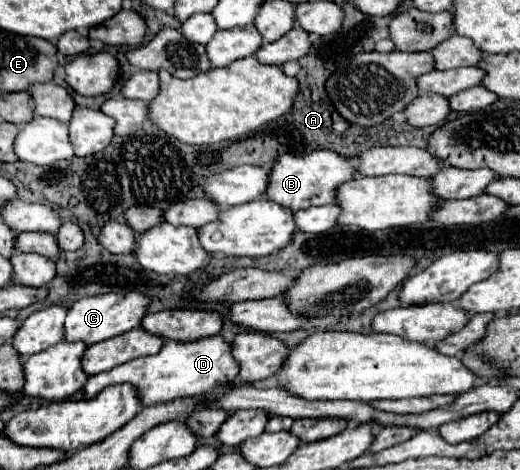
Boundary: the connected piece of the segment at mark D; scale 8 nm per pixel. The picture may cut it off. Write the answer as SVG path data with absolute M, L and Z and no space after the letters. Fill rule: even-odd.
M209 336L197 342L165 340L163 348L155 356L129 360L117 368L99 372L97 376L89 376L83 388L83 398L93 398L103 388L113 384L133 384L133 388L137 386L137 394L143 406L167 404L175 398L203 396L219 386L225 386L237 378L237 372L239 364L231 356L231 342L227 344L227 340L221 336Z

